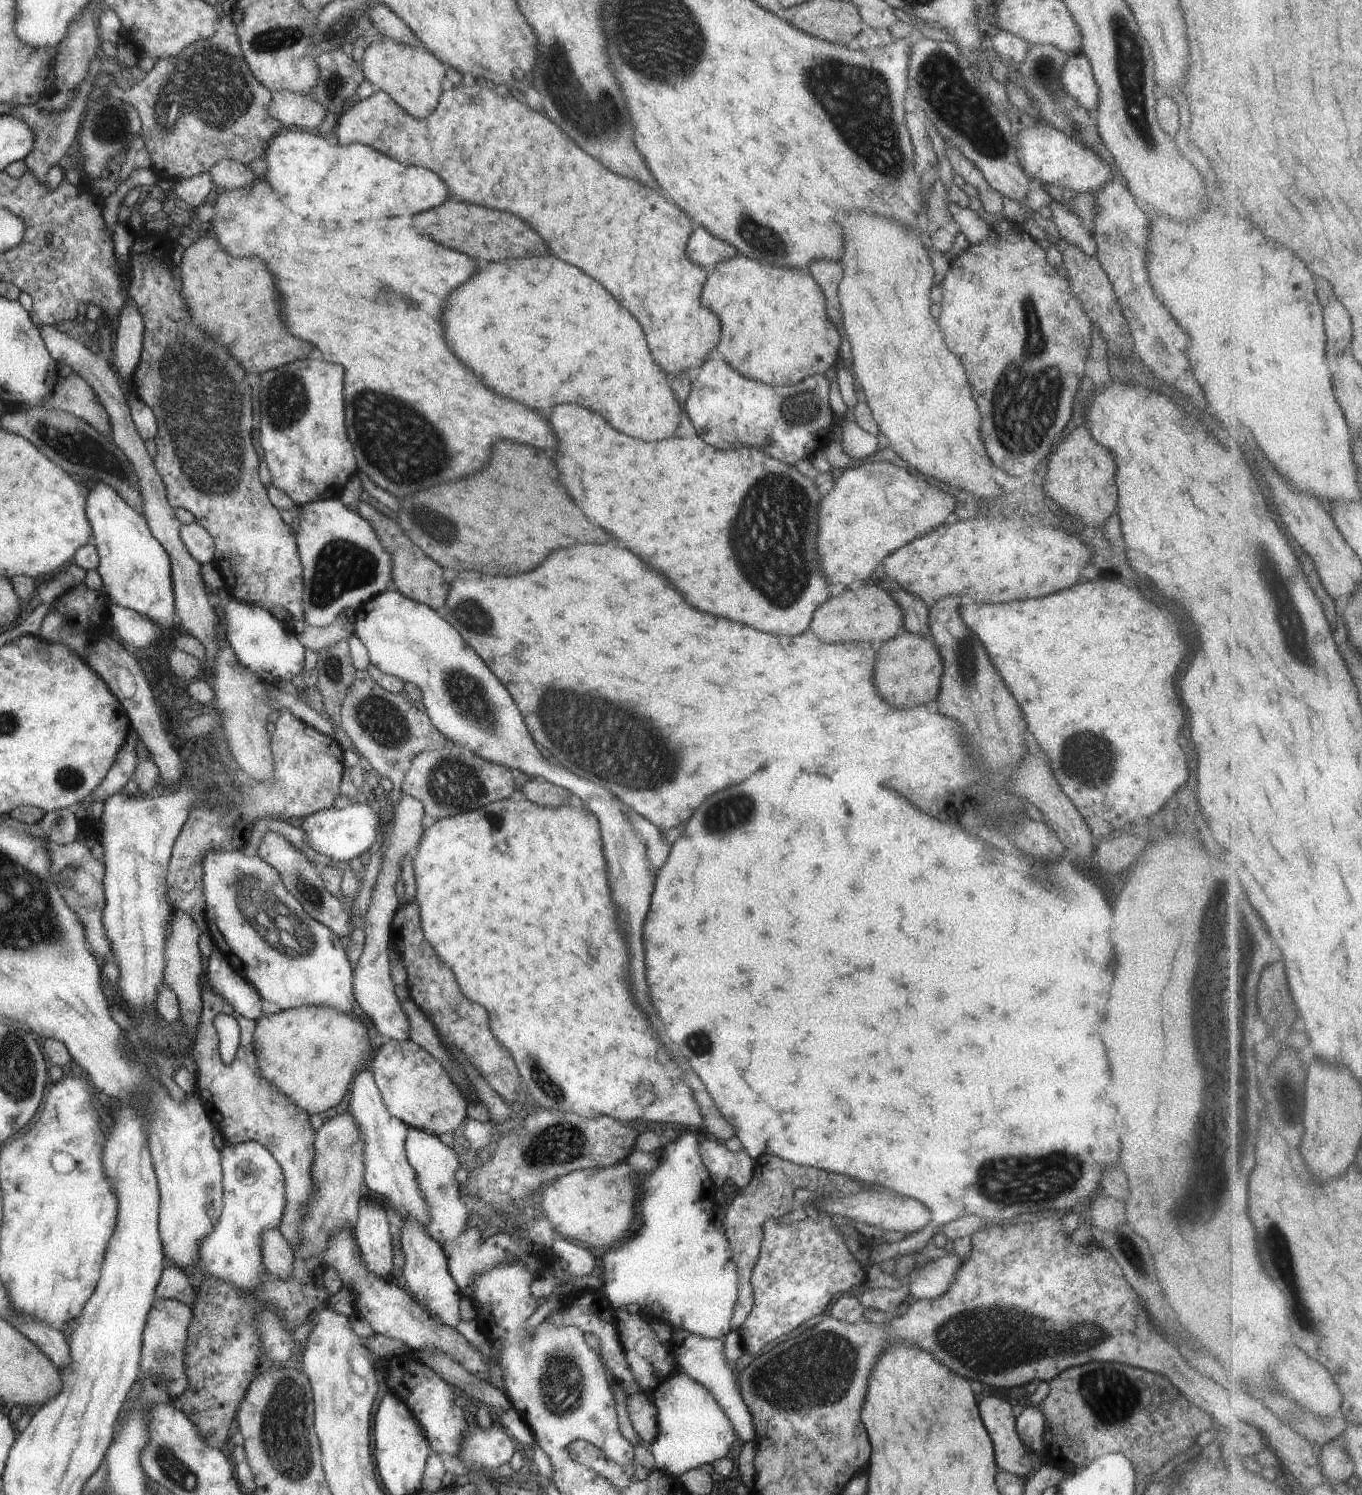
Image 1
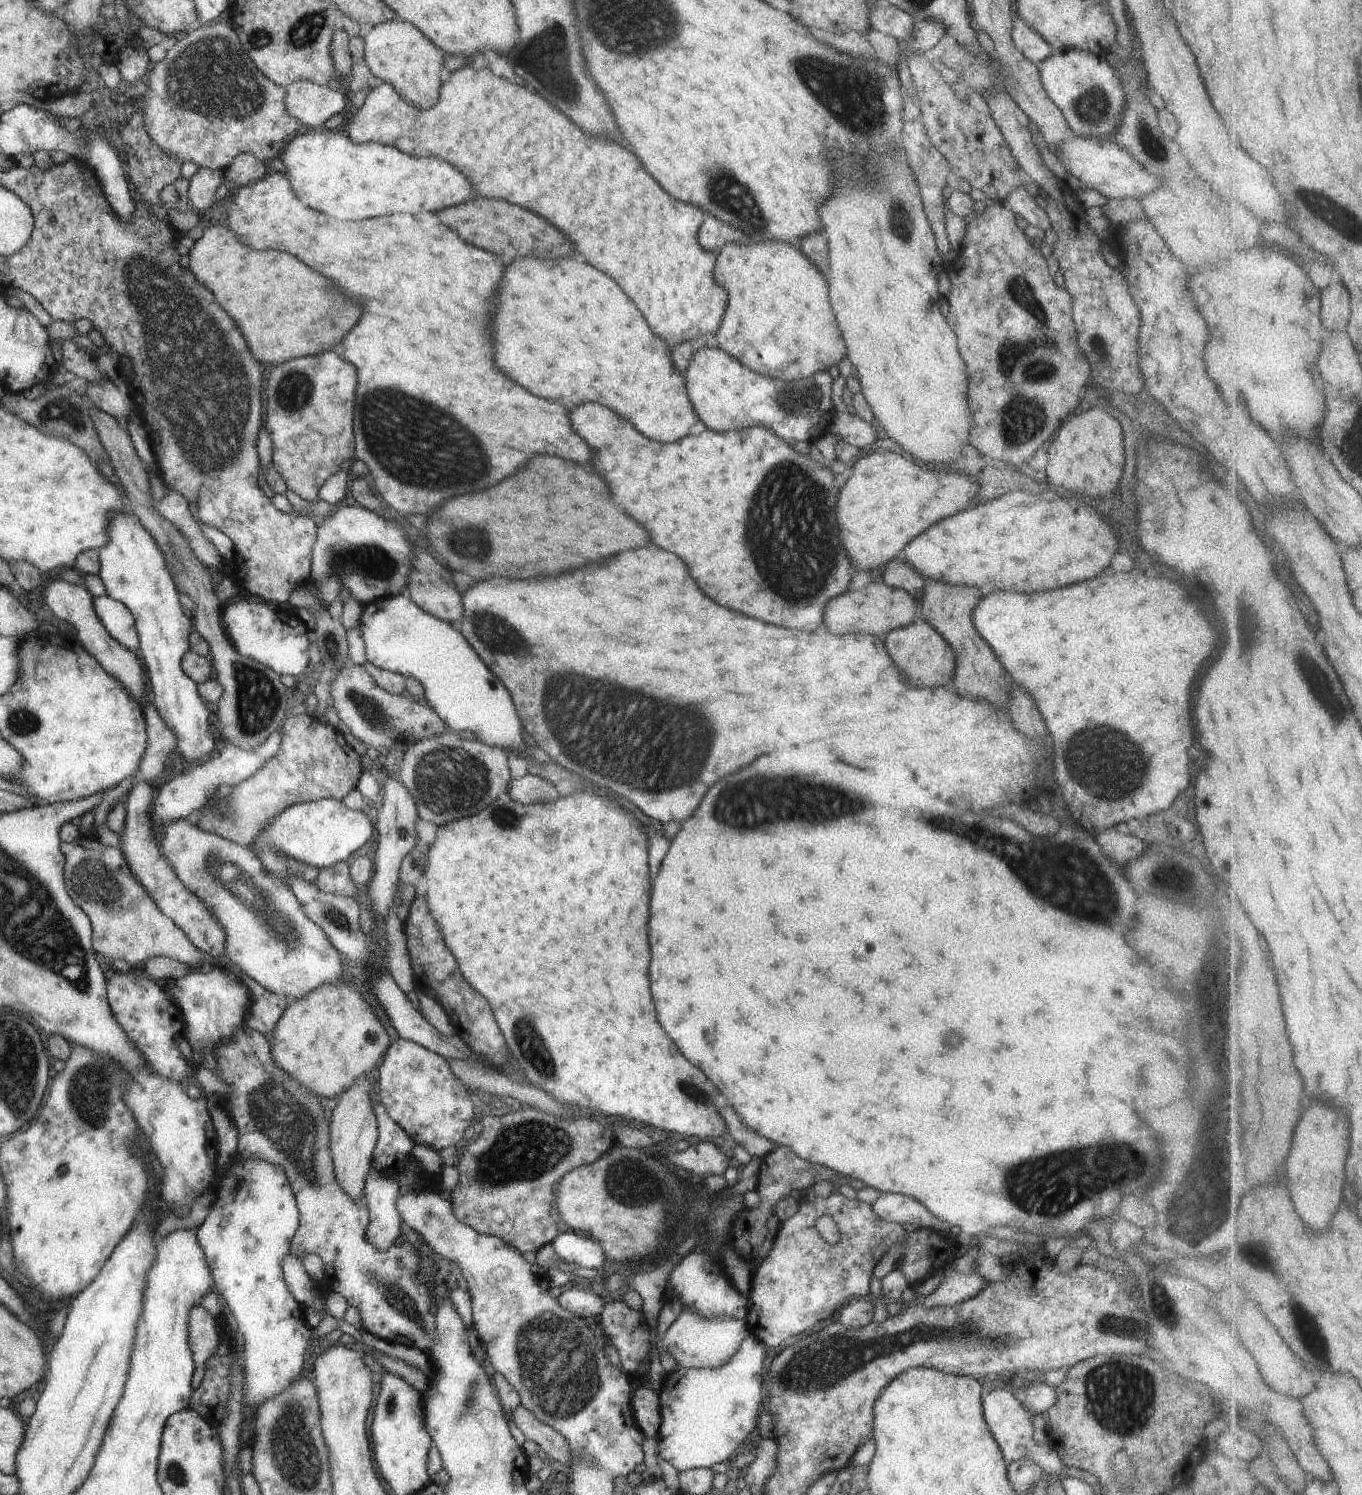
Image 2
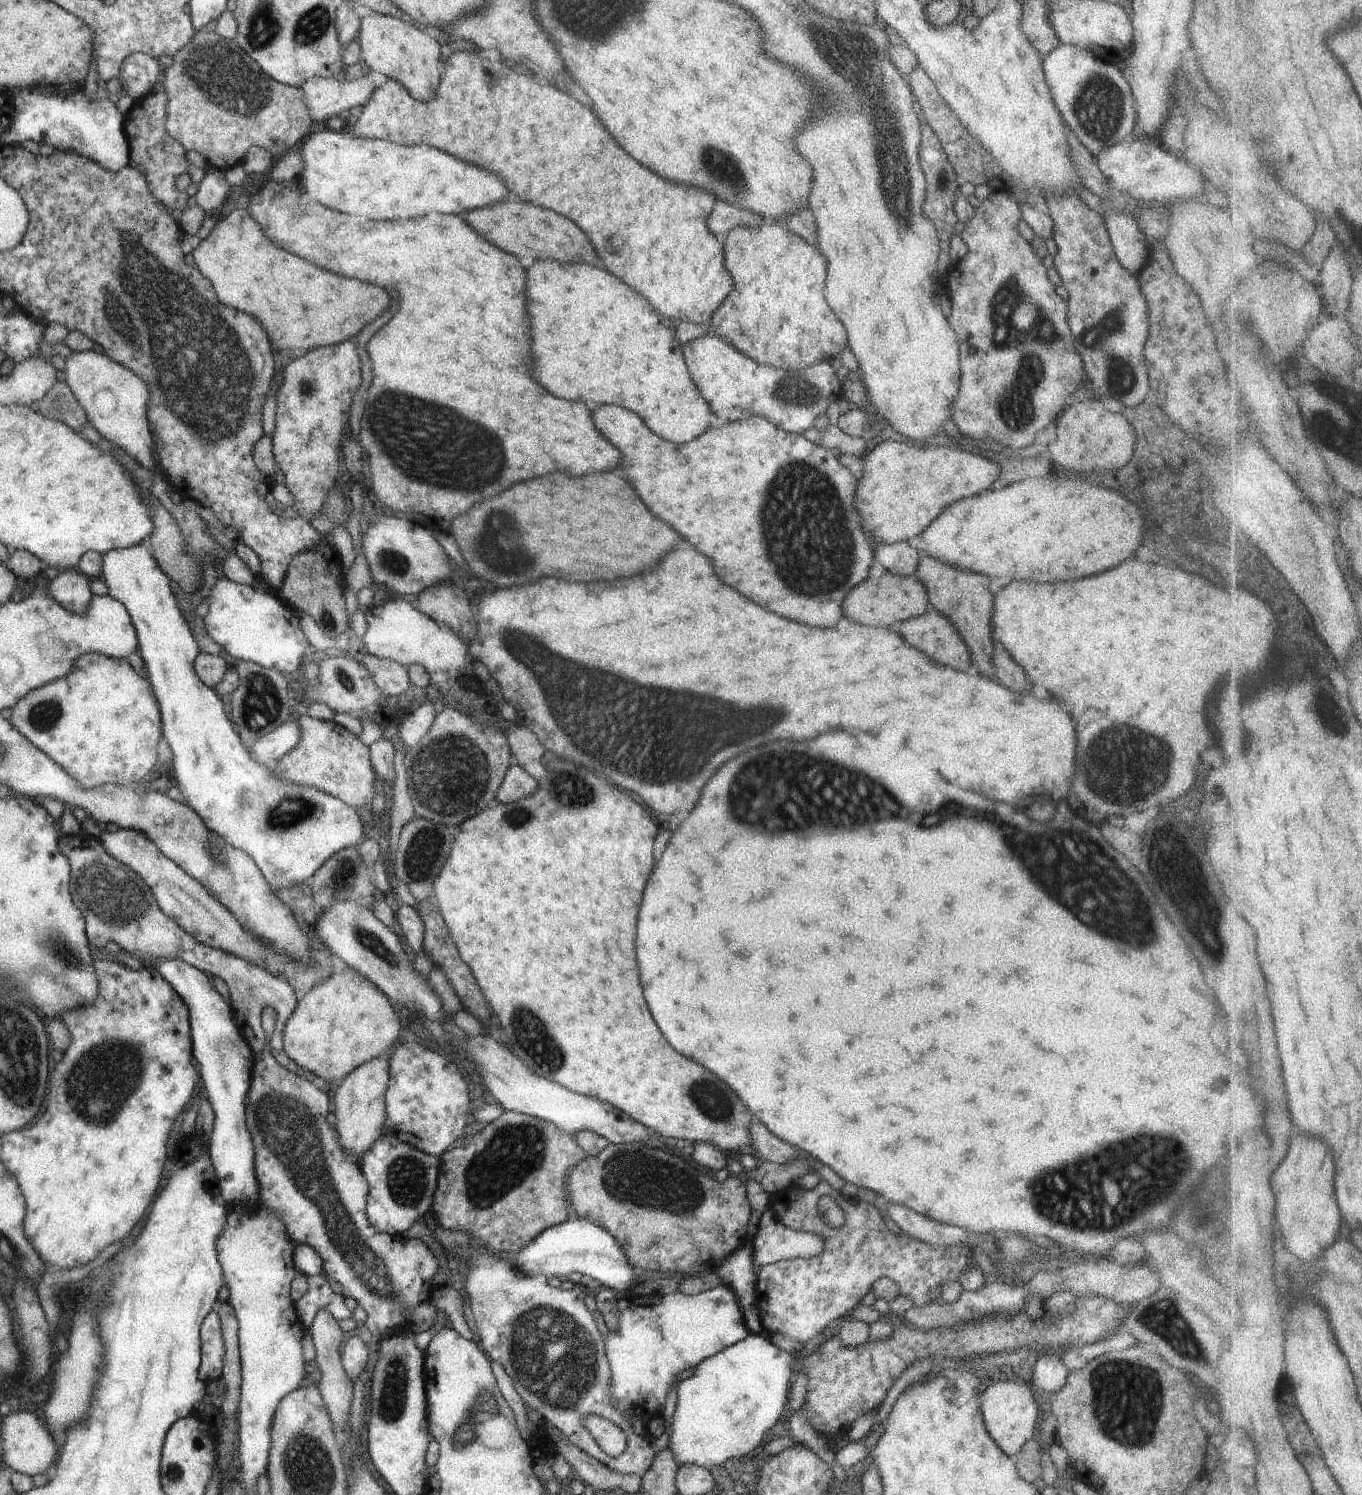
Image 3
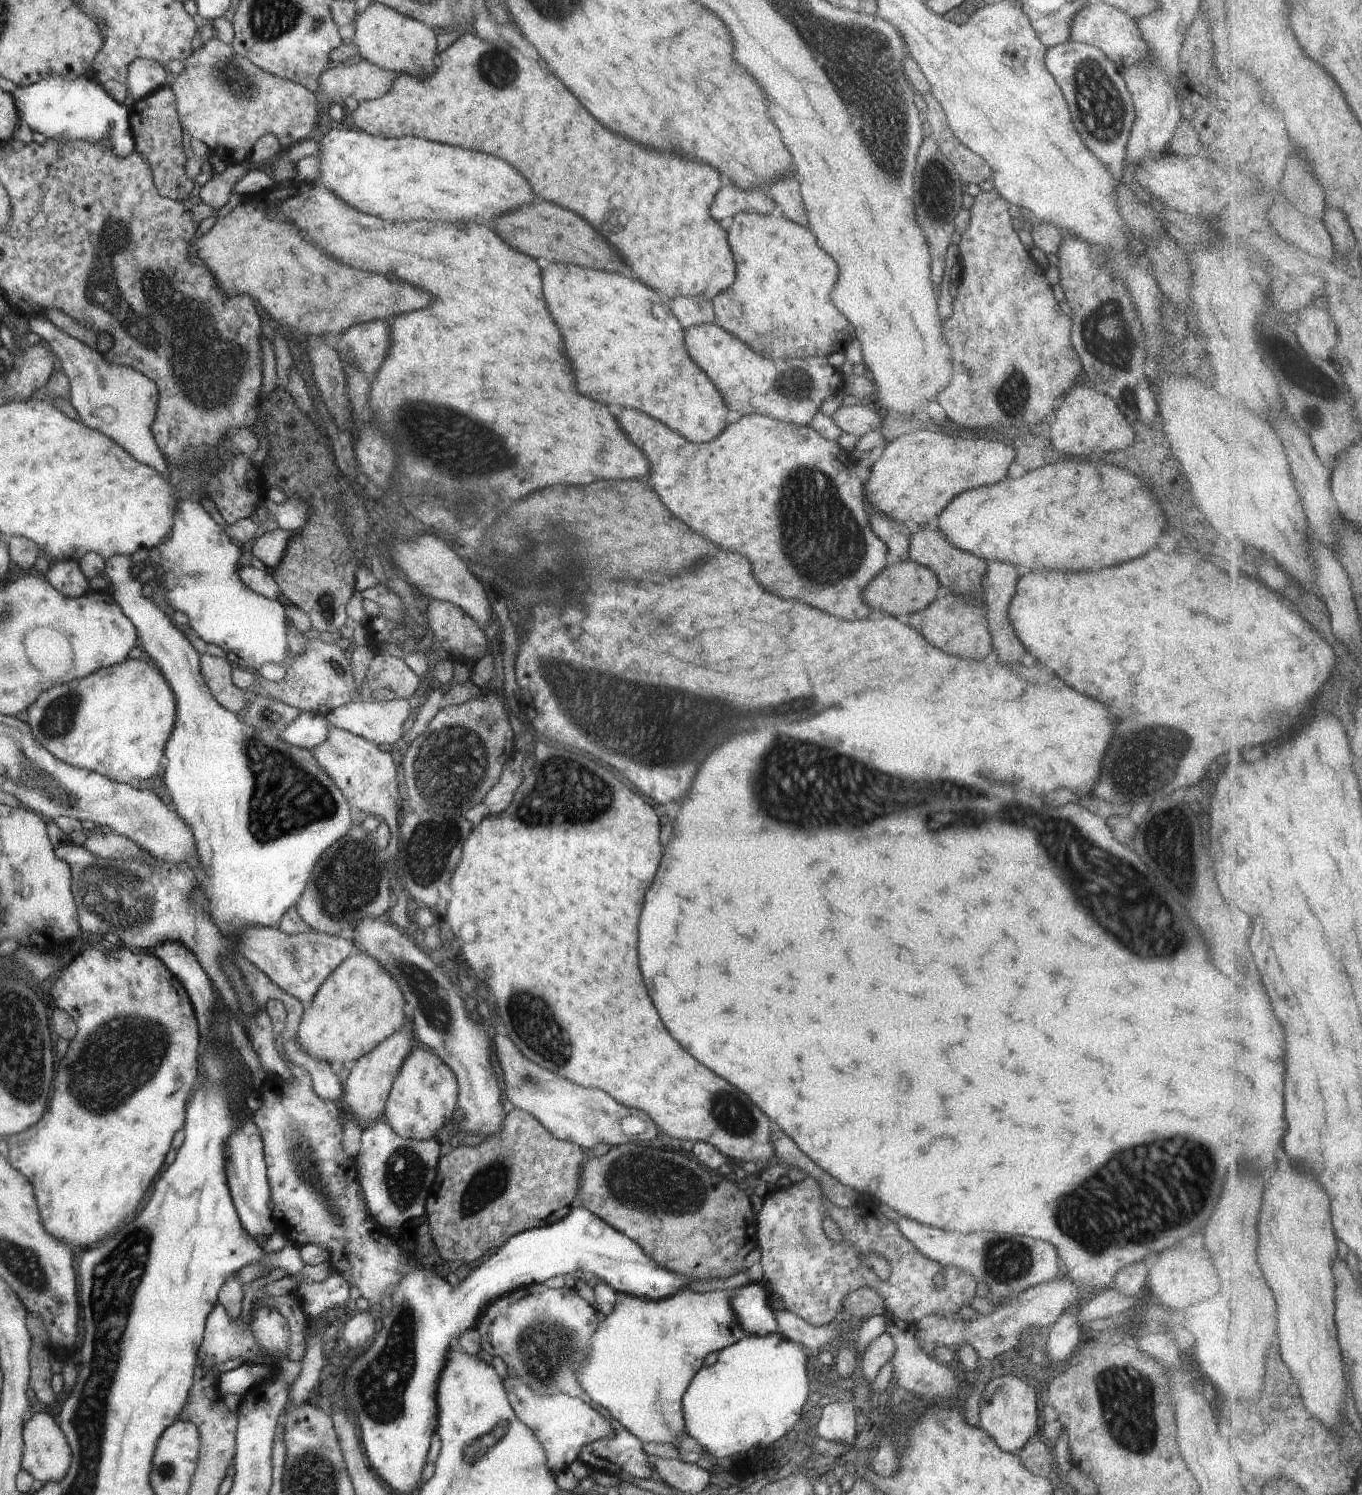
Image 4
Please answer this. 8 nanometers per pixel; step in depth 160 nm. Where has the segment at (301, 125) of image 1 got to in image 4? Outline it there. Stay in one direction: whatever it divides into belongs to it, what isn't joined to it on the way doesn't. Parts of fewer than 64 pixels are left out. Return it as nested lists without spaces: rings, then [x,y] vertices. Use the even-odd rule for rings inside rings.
[[[366,60],[351,66],[348,66],[348,64],[333,64],[326,72],[320,75],[315,97],[323,113],[327,108],[332,106],[334,102],[343,103],[344,98],[347,96],[352,96],[352,98],[355,98],[358,102],[377,99],[389,92],[393,86],[393,80],[397,75],[395,72],[381,69],[379,66]]]

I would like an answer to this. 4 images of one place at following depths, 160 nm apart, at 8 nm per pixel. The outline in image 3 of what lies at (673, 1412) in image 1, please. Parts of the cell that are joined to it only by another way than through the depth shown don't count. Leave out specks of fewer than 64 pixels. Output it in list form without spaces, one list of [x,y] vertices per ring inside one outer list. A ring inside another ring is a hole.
[[[765,1332],[762,1333],[750,1333],[744,1340],[729,1346],[715,1354],[713,1357],[704,1359],[695,1369],[694,1373],[685,1380],[678,1382],[676,1386],[677,1390],[677,1403],[676,1412],[672,1416],[672,1422],[670,1422],[670,1428],[673,1430],[670,1436],[670,1442],[668,1448],[673,1452],[673,1459],[679,1465],[693,1464],[699,1467],[704,1467],[710,1470],[712,1466],[722,1466],[726,1464],[730,1458],[736,1458],[736,1456],[744,1456],[748,1452],[752,1452],[758,1444],[762,1444],[762,1438],[764,1434],[778,1422],[778,1418],[784,1414],[784,1406],[786,1406],[786,1400],[788,1400],[788,1392],[790,1386],[792,1386],[792,1354],[780,1349],[774,1345],[770,1340],[770,1335]]]

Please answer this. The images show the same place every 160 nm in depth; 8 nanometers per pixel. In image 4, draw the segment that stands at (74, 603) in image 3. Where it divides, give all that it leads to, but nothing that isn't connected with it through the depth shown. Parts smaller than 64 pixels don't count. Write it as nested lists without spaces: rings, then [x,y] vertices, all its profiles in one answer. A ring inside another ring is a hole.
[[[70,559],[51,562],[48,573],[44,575],[58,592],[73,599],[91,590],[89,580],[84,576],[78,563]]]

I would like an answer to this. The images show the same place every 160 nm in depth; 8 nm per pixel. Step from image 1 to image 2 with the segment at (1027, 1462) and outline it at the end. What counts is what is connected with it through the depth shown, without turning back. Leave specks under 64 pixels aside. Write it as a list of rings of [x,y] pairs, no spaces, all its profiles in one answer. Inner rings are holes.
[[[994,1388],[989,1394],[986,1394],[986,1396],[981,1399],[981,1403],[983,1406],[984,1420],[986,1421],[994,1440],[1000,1447],[1006,1463],[1027,1458],[1033,1460],[1041,1467],[1044,1473],[1049,1474],[1054,1479],[1060,1473],[1063,1473],[1063,1468],[1066,1465],[1061,1461],[1059,1454],[1049,1446],[1049,1443],[1040,1444],[1034,1441],[1034,1438],[1032,1437],[1032,1416],[1011,1392],[1002,1388]]]

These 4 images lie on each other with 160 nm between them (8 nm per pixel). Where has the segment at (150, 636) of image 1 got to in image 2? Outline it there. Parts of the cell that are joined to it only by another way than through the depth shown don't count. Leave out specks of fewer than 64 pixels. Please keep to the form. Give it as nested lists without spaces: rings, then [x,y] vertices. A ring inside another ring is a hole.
[[[103,595],[94,598],[95,611],[106,632],[128,650],[138,650],[139,638],[134,615],[121,602]]]

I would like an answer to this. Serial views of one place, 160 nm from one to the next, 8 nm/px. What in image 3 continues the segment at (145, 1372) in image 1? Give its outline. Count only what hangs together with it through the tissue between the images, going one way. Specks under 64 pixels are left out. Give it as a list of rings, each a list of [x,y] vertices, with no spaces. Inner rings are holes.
[[[210,1311],[201,1324],[201,1365],[199,1379],[207,1384],[220,1380],[223,1374],[223,1356],[225,1344],[221,1337],[221,1324],[219,1314]]]

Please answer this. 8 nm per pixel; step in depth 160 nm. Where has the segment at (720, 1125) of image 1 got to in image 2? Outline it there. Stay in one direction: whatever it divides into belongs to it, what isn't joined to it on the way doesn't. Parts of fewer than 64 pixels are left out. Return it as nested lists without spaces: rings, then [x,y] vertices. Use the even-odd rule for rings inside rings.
[[[718,1107],[717,1111],[727,1126],[728,1134],[734,1138],[736,1144],[745,1148],[755,1161],[759,1161],[764,1155],[771,1153],[776,1148],[776,1145],[767,1138],[760,1138],[758,1134],[748,1130],[744,1126],[744,1122],[736,1116],[736,1112],[732,1112],[732,1108]]]

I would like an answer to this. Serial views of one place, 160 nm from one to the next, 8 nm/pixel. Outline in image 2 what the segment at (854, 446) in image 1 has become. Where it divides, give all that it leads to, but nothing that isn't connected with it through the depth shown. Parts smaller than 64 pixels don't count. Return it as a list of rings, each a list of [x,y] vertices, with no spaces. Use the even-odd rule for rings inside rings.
[[[851,410],[844,413],[835,412],[831,420],[830,431],[838,438],[856,446],[862,451],[870,447],[877,441],[875,428]]]

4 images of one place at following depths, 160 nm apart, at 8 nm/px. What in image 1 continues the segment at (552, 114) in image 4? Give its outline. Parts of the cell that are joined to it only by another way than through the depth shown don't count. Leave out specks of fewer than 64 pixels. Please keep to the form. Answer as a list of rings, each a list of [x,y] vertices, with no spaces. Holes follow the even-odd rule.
[[[477,82],[471,87],[462,85],[454,86],[449,91],[444,91],[439,96],[439,103],[436,107],[436,112],[432,113],[430,118],[417,119],[411,114],[408,114],[389,94],[384,91],[376,90],[373,95],[367,99],[360,99],[359,103],[354,104],[348,111],[343,111],[338,115],[337,124],[334,127],[334,133],[338,136],[338,142],[341,145],[349,145],[350,143],[360,143],[368,145],[374,150],[406,164],[406,166],[422,166],[428,168],[430,172],[438,174],[438,178],[442,178],[446,182],[448,188],[448,196],[454,196],[458,202],[470,202],[470,204],[480,204],[486,208],[494,208],[494,210],[502,210],[502,212],[510,212],[518,218],[522,218],[524,222],[528,222],[546,242],[546,246],[550,248],[550,252],[560,258],[566,260],[572,266],[578,266],[580,270],[584,270],[586,274],[590,274],[592,278],[596,278],[602,286],[606,286],[606,290],[616,298],[618,294],[618,302],[622,306],[626,306],[626,310],[638,320],[638,324],[642,326],[644,334],[646,334],[646,342],[650,346],[650,354],[654,358],[654,362],[660,367],[660,370],[671,377],[679,373],[686,373],[694,366],[700,366],[710,356],[710,350],[716,348],[720,340],[721,326],[717,314],[702,306],[701,294],[704,288],[704,283],[707,281],[707,276],[710,271],[703,269],[701,266],[696,266],[686,254],[686,247],[692,232],[691,226],[693,222],[691,218],[676,206],[669,198],[667,198],[662,190],[660,194],[658,190],[646,188],[636,184],[634,180],[628,178],[620,178],[616,174],[612,174],[610,170],[606,170],[602,164],[598,164],[594,158],[590,158],[586,152],[582,152],[570,138],[566,138],[566,134],[554,126],[546,116],[532,112],[528,106],[520,104],[514,96],[496,96],[494,90],[490,88],[480,88]]]

